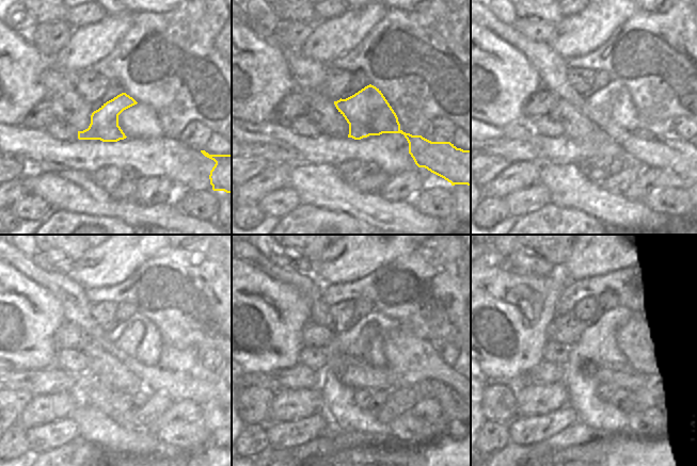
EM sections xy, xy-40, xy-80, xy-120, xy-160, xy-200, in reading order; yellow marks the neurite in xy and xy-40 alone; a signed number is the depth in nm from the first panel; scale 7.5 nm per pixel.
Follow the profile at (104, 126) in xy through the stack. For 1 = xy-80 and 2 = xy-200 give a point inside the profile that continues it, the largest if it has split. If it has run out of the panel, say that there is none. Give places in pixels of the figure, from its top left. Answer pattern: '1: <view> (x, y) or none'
1: xy-80 (611, 109)
2: xy-200 (492, 256)

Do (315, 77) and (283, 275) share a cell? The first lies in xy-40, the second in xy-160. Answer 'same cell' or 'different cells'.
same cell

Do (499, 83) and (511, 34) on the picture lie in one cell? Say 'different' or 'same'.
different

